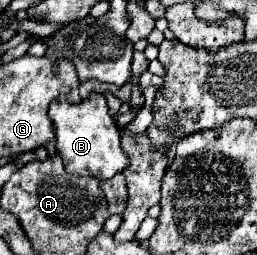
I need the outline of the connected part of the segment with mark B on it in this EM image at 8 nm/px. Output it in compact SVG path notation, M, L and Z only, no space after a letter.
M91 94L89 100L83 100L81 104L69 104L67 100L59 98L49 106L49 118L55 124L57 150L67 172L77 176L95 176L97 180L109 180L129 166L129 158L119 144L119 128L109 116L105 96Z

